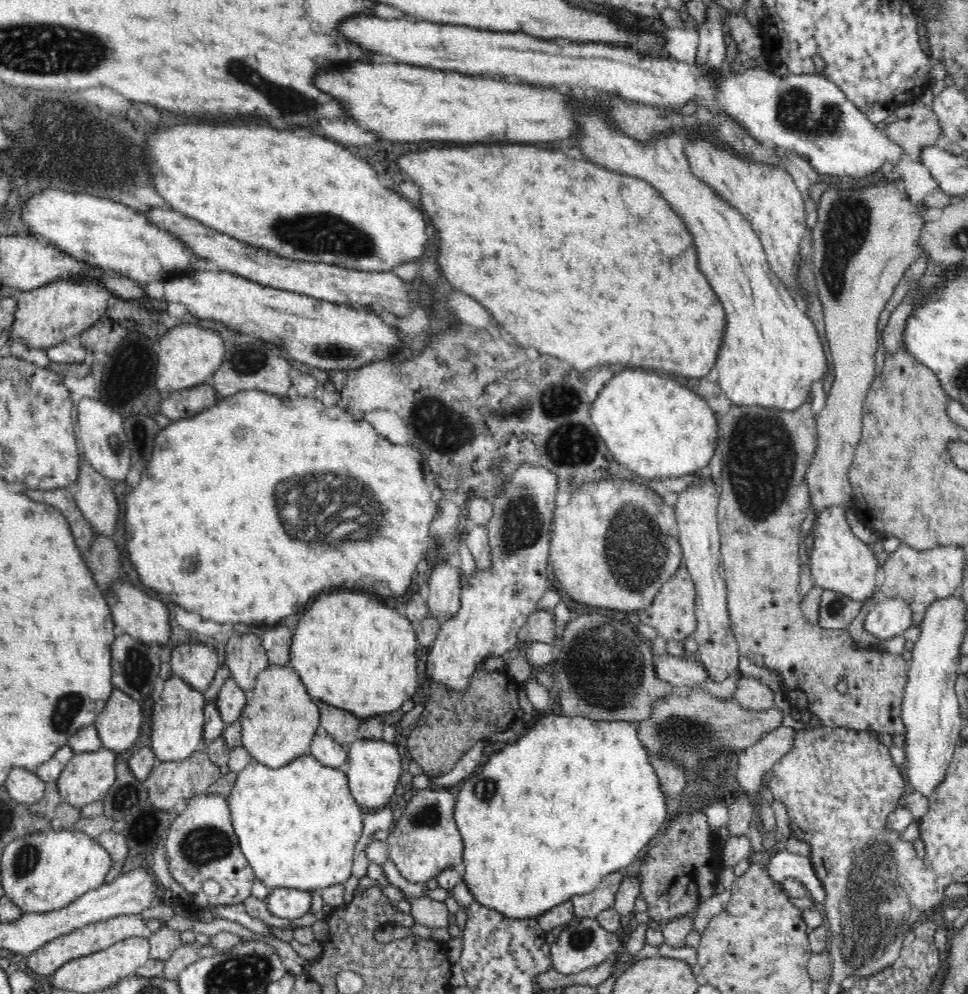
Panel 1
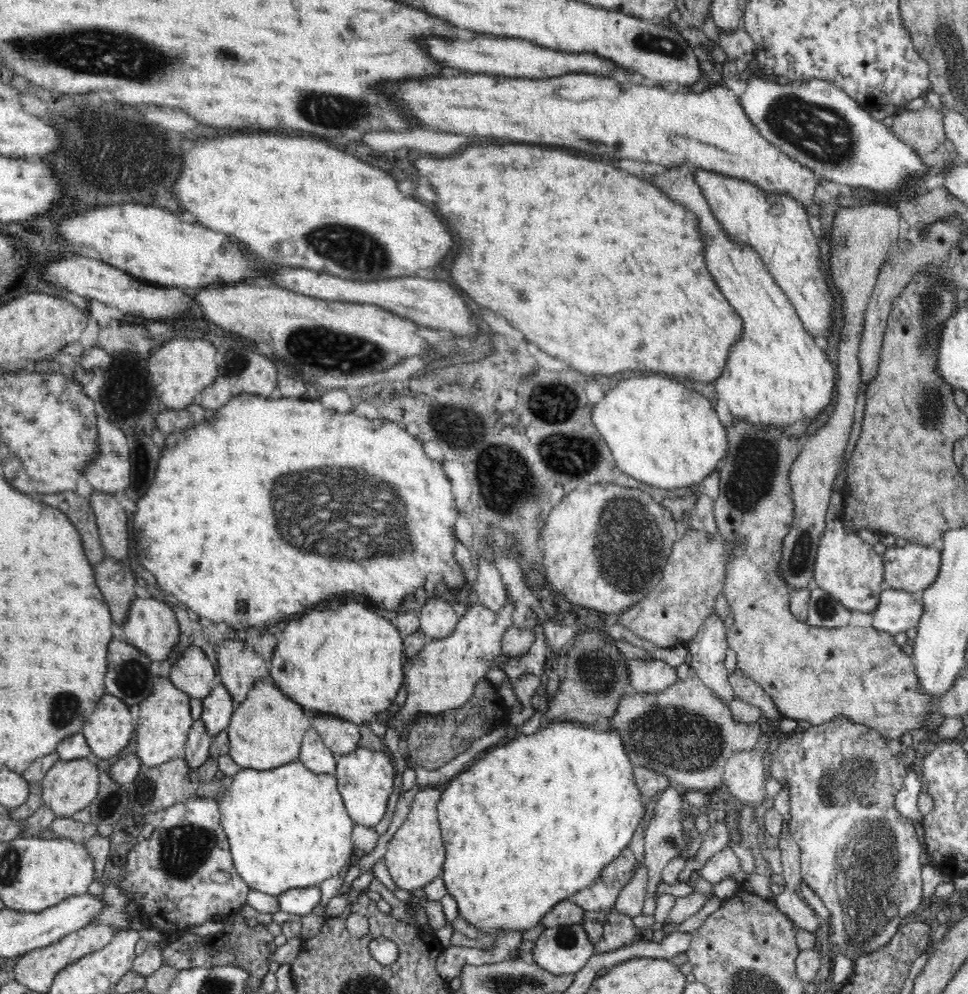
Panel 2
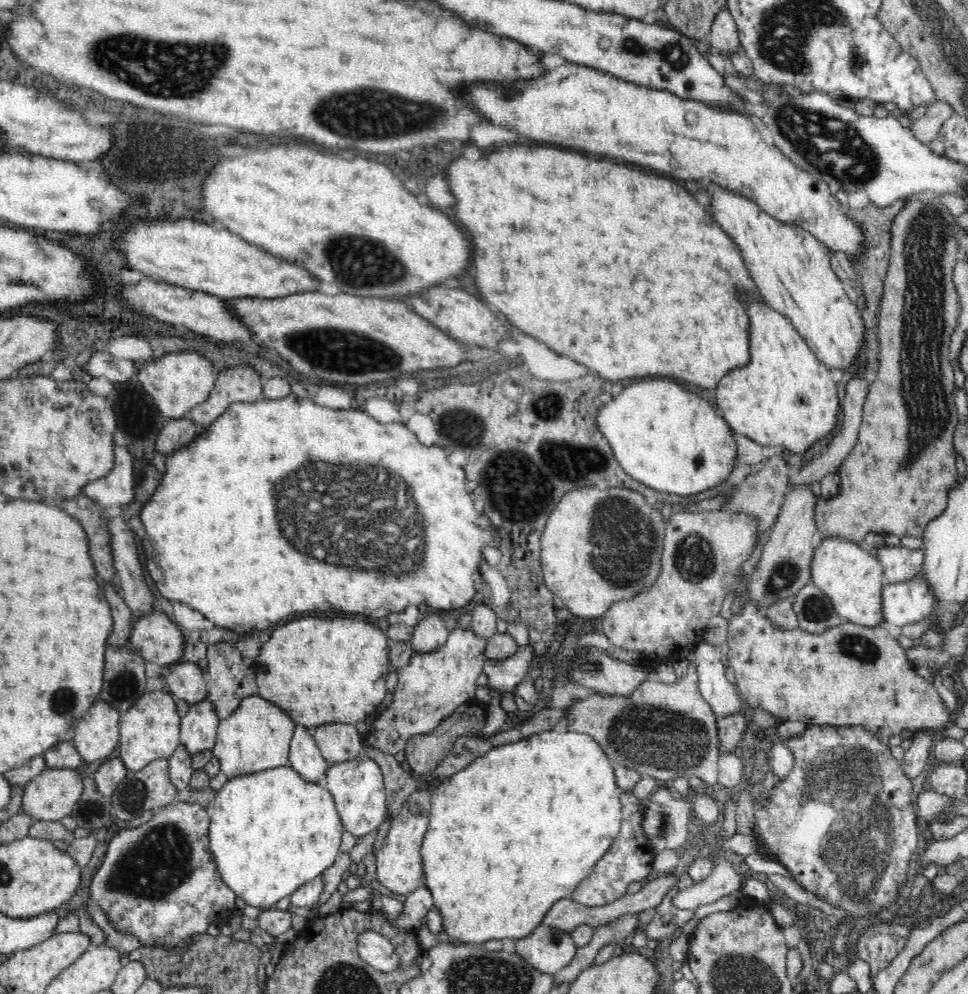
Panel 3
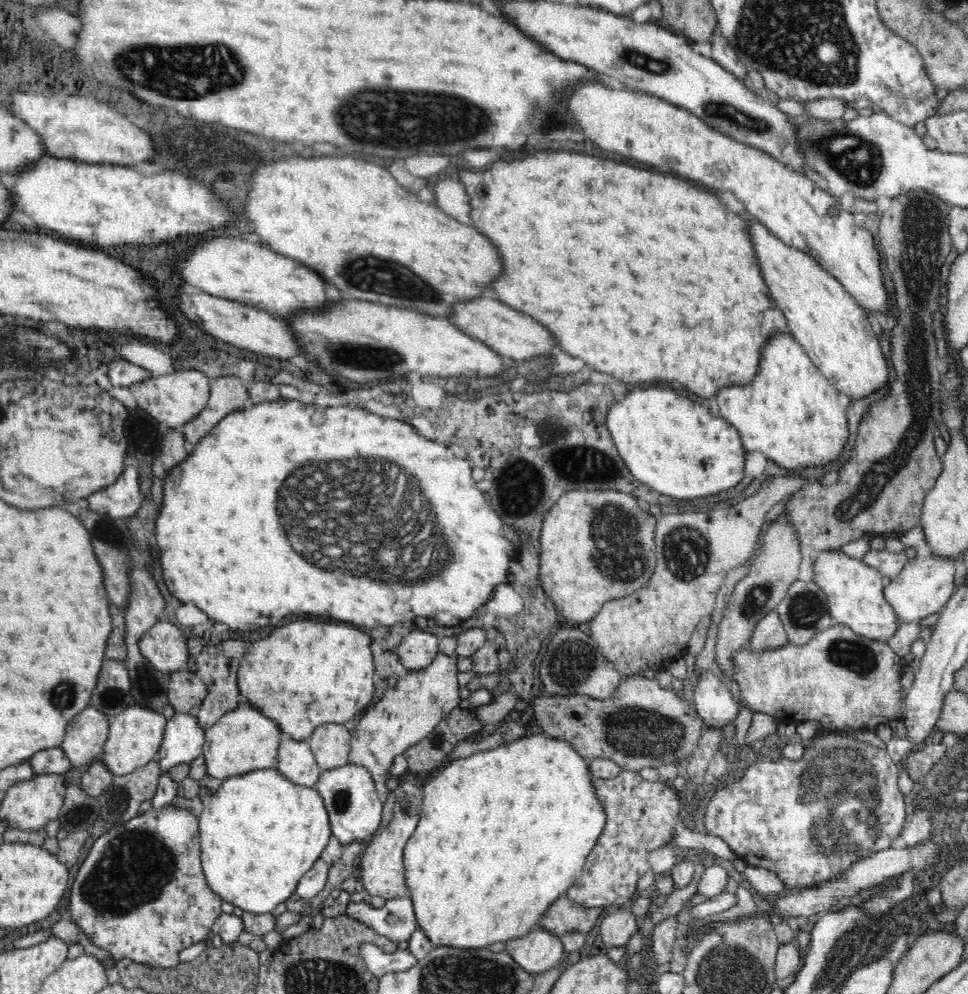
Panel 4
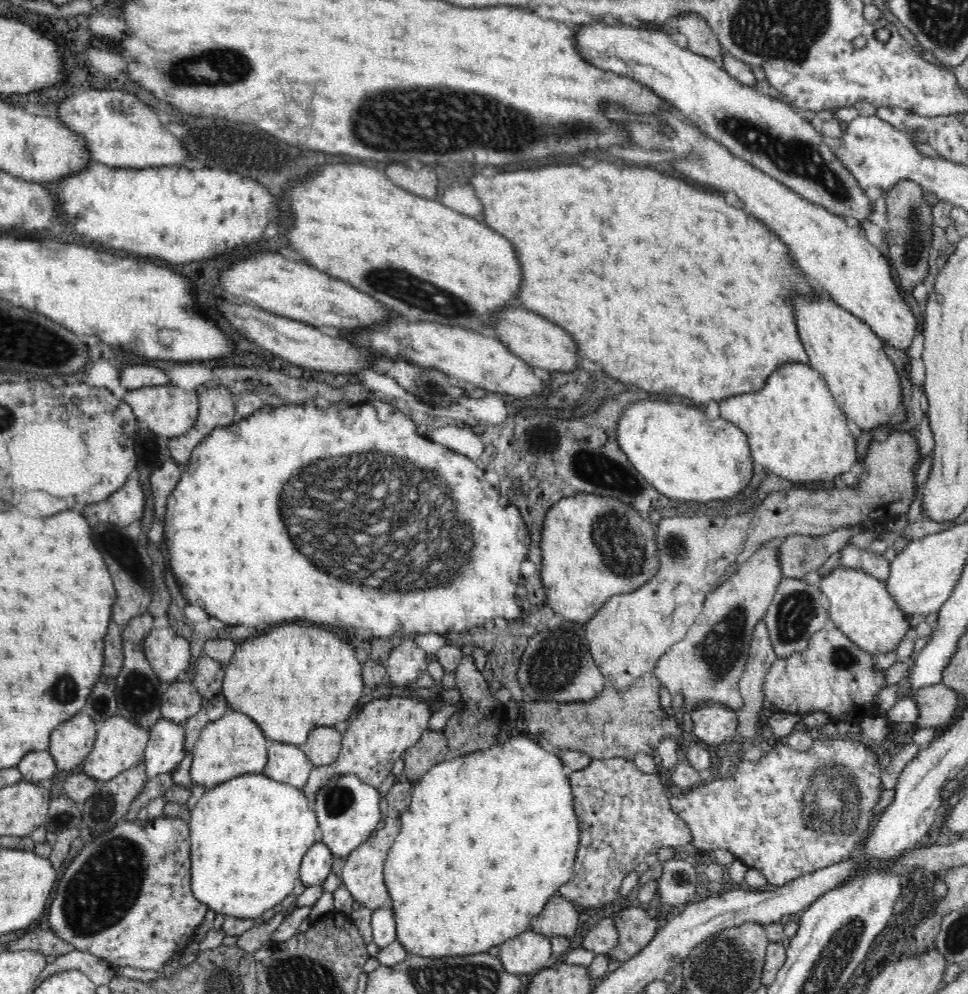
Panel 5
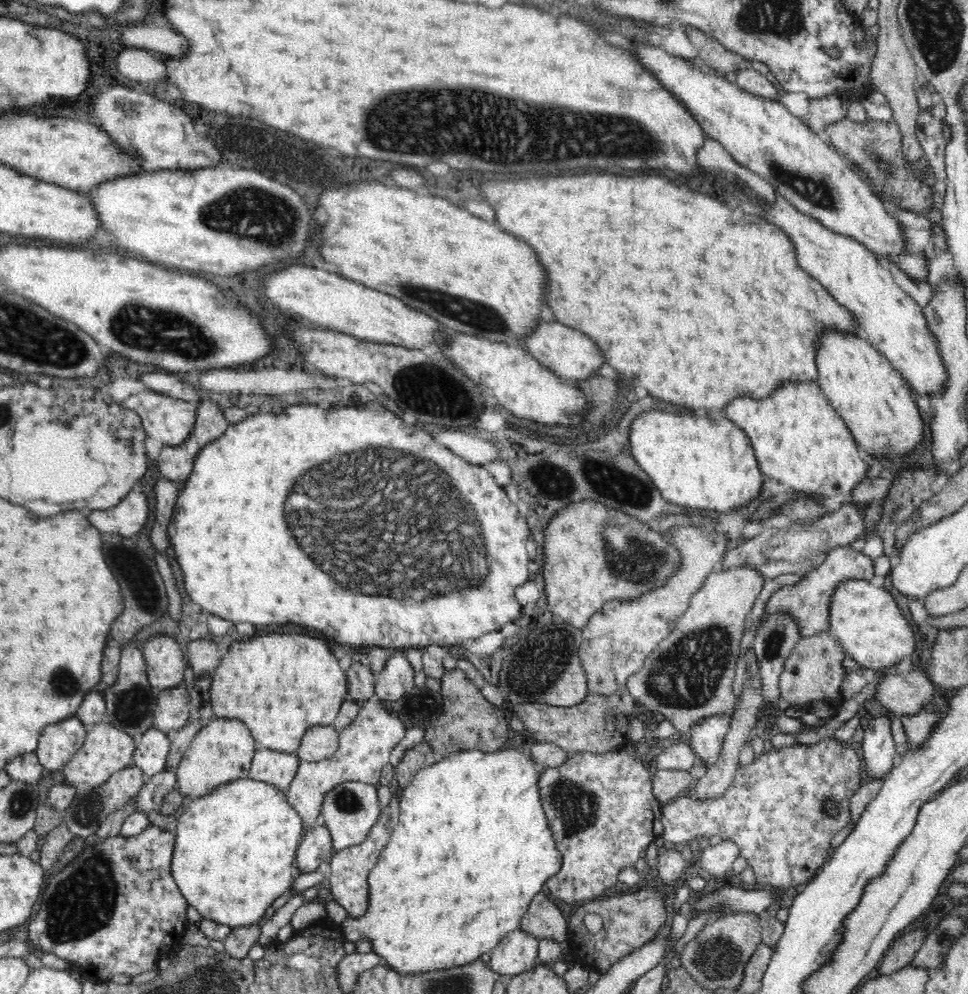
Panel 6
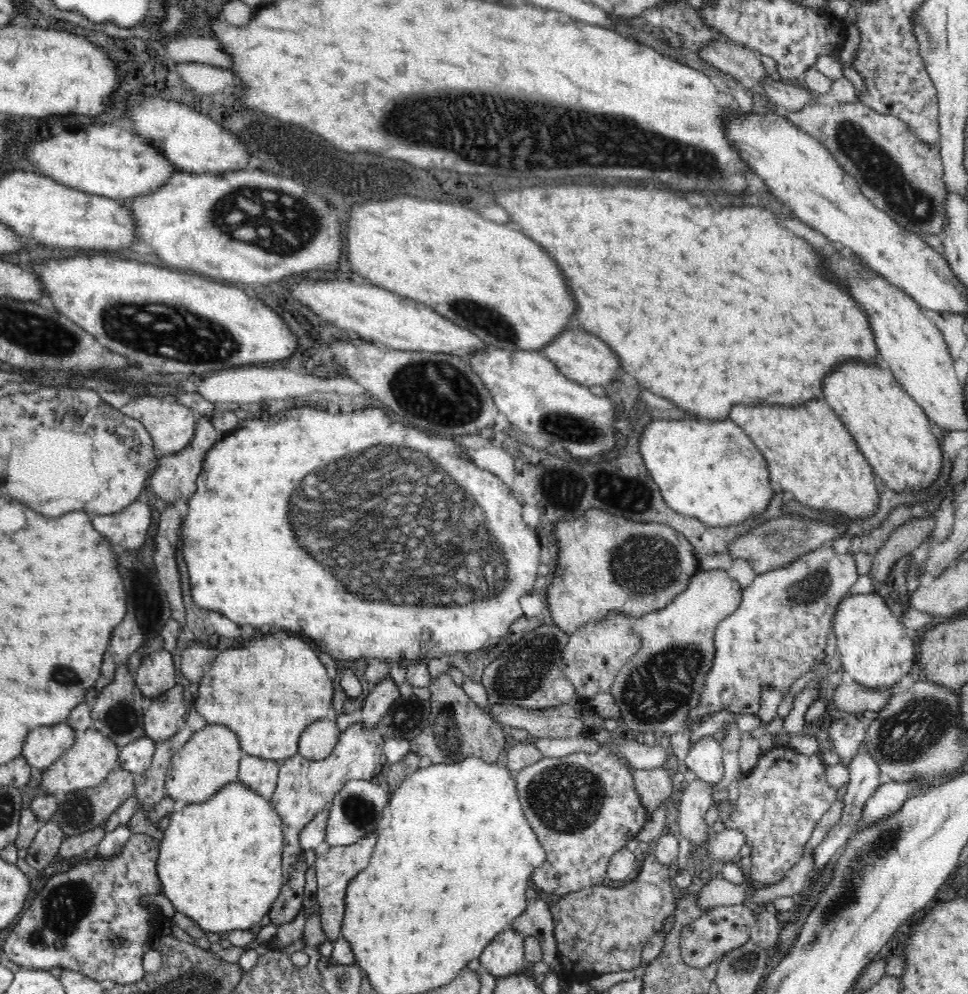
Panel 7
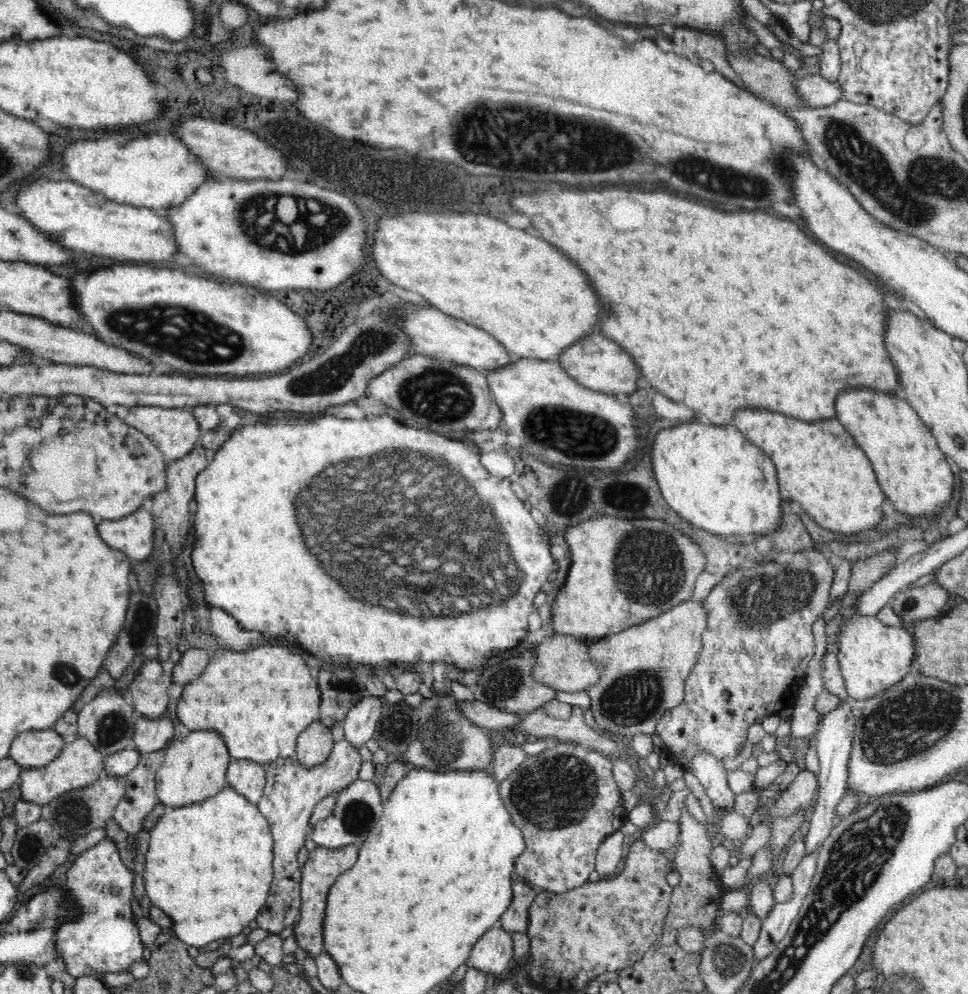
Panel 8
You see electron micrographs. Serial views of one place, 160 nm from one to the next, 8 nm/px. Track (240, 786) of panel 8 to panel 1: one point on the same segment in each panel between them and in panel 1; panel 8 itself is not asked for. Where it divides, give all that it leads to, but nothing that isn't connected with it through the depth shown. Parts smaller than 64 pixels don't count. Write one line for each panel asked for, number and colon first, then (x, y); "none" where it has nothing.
1: (323, 746)
2: (314, 754)
3: (305, 757)
4: (296, 761)
5: (288, 763)
6: (278, 768)
7: (261, 775)

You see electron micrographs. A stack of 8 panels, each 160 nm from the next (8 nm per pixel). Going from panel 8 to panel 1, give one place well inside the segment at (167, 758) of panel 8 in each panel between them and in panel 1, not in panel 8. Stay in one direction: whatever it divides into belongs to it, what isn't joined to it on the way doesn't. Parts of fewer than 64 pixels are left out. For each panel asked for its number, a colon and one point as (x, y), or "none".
1: (280, 719)
2: (266, 730)
3: (256, 737)
4: (244, 740)
5: (234, 745)
6: (222, 751)
7: (209, 760)

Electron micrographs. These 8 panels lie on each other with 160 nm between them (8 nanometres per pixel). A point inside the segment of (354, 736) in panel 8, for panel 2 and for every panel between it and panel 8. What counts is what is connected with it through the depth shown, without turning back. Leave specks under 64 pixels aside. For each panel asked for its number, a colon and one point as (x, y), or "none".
2: (437, 619)
3: (430, 633)
4: (416, 651)
5: (407, 662)
6: (396, 677)
7: (382, 695)

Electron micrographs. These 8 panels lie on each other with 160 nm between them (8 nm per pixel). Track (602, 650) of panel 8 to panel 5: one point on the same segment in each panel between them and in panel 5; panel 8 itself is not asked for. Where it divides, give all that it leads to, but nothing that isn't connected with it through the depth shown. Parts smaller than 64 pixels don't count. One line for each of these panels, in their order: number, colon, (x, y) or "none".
5: (706, 666)
6: (689, 676)
7: (660, 685)

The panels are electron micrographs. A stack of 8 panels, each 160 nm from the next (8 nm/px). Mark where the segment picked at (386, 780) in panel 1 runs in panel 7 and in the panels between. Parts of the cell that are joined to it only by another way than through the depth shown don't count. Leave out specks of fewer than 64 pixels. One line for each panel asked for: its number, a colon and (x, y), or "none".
2: (365, 777)
3: (357, 785)
4: (354, 807)
5: (347, 810)
6: (350, 810)
7: (357, 808)

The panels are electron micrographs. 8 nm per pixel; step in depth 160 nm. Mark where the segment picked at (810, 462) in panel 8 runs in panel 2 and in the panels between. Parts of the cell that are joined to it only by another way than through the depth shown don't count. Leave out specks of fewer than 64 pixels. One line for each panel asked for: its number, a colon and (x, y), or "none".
2: (776, 375)
3: (786, 396)
4: (789, 411)
5: (795, 429)
6: (798, 438)
7: (811, 455)

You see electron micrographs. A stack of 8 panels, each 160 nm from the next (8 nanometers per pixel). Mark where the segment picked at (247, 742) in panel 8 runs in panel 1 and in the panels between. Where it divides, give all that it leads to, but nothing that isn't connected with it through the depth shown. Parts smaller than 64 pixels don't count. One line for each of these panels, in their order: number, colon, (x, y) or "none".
1: (357, 654)
2: (346, 660)
3: (324, 670)
4: (304, 674)
5: (297, 678)
6: (280, 685)
7: (268, 691)

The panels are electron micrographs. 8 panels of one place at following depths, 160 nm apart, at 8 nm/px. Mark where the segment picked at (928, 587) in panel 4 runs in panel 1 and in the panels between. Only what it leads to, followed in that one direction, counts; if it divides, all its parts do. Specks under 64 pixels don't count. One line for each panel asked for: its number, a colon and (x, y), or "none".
1: (889, 618)
2: (898, 611)
3: (904, 603)

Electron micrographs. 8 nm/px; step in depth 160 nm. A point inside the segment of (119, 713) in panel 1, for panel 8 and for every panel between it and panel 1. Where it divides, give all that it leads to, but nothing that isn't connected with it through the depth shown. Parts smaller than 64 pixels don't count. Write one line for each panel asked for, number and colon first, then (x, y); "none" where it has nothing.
2: (108, 728)
3: (96, 733)
4: (85, 736)
5: (71, 741)
6: (57, 743)
7: (44, 745)
8: (30, 749)

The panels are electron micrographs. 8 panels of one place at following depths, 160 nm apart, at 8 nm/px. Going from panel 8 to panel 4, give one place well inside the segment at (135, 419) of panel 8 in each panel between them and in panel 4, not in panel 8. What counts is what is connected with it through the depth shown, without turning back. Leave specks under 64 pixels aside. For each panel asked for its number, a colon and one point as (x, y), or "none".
4: (174, 399)
5: (167, 410)
6: (170, 420)
7: (172, 425)

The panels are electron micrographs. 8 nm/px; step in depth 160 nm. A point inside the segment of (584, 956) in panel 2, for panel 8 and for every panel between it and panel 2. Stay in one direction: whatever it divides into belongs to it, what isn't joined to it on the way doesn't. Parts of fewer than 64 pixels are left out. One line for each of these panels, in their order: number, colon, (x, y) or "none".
3: (549, 949)
4: (538, 951)
5: (529, 952)
6: (517, 952)
7: (504, 956)
8: (492, 954)

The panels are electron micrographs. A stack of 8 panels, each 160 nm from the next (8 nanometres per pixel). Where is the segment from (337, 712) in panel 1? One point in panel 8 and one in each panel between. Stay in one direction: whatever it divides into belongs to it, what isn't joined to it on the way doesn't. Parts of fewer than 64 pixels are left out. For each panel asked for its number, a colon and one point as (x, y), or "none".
2: (341, 736)
3: (338, 742)
4: (330, 743)
5: (323, 744)
6: (320, 742)
7: (318, 740)
8: (313, 746)

